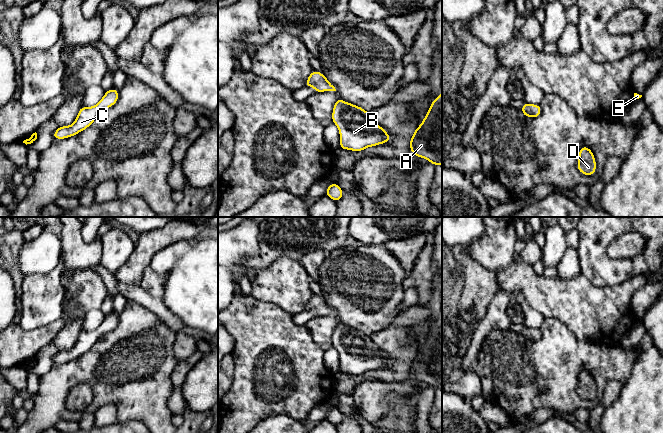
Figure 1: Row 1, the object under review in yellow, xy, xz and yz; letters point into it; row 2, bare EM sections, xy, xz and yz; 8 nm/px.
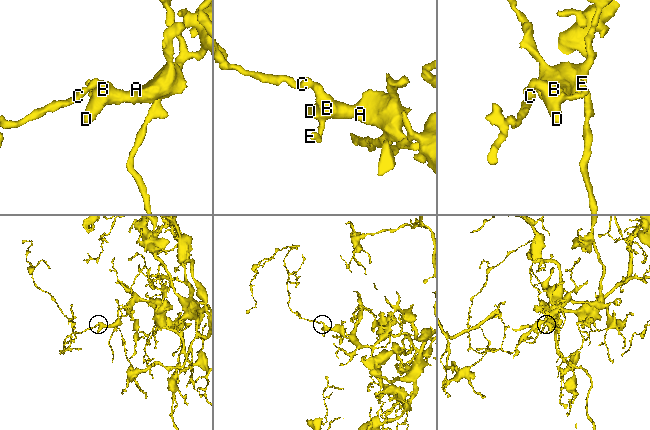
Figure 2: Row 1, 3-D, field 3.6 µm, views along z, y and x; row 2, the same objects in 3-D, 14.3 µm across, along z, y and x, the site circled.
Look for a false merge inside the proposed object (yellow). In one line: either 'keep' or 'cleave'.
keep

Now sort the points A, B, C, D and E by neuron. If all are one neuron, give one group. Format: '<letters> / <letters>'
A B C D E

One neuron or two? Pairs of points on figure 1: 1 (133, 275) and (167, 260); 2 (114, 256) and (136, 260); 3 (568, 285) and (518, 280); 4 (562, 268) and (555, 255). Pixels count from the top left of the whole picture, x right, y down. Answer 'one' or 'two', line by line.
1: two
2: two
3: one
4: two

